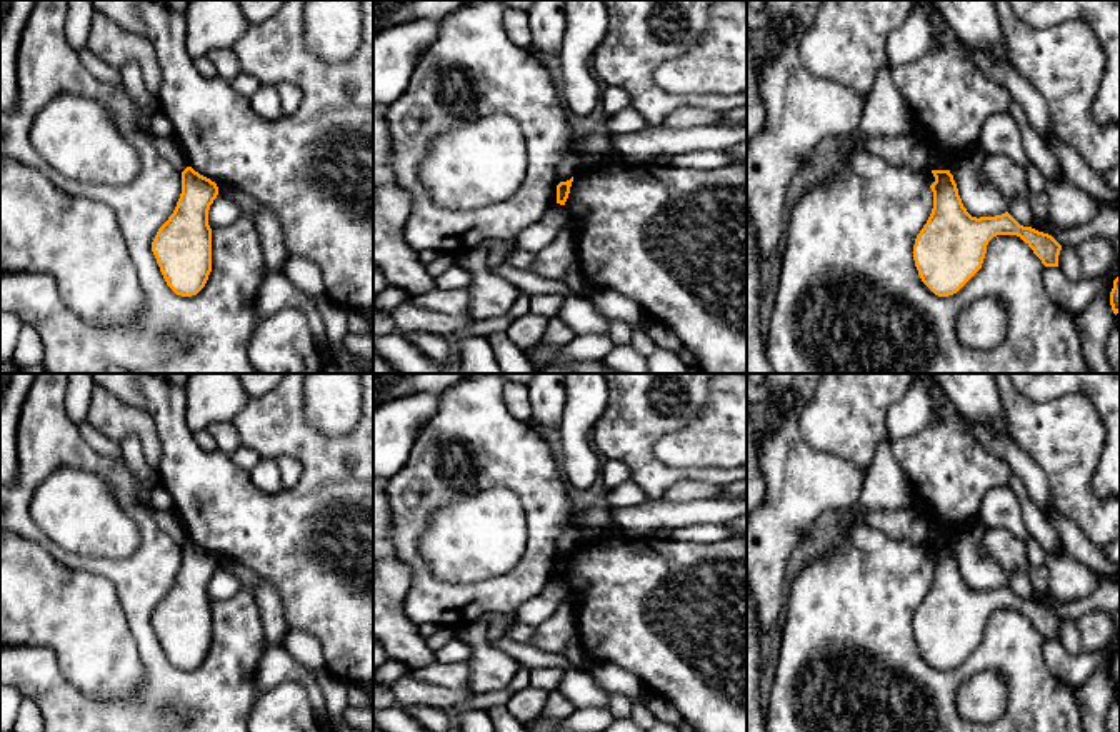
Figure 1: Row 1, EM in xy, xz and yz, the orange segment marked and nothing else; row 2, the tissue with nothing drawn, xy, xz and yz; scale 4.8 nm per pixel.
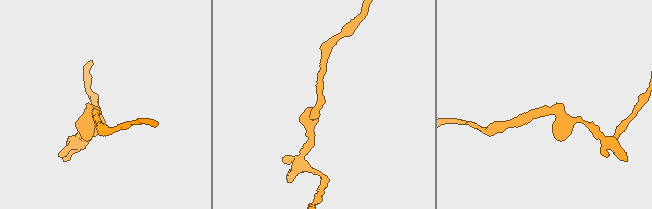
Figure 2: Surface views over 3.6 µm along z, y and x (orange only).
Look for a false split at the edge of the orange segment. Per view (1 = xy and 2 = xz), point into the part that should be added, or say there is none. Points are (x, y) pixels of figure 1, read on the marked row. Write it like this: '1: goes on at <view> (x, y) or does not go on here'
1: does not go on here
2: does not go on here

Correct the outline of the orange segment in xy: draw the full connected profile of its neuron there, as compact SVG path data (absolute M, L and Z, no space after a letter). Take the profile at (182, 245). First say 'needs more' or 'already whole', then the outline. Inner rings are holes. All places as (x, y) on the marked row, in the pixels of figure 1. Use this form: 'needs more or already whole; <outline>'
already whole; M187 167L182 172L177 207L152 242L160 272L177 295L197 295L208 280L212 272L208 210L217 195L215 182Z

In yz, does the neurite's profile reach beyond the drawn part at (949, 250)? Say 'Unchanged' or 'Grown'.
Unchanged

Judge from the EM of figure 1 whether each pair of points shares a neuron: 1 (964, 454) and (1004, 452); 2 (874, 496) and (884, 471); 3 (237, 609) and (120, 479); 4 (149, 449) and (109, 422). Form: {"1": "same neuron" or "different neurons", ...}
{"1": "different neurons", "2": "same neuron", "3": "same neuron", "4": "same neuron"}

